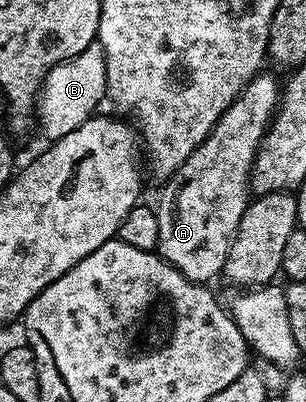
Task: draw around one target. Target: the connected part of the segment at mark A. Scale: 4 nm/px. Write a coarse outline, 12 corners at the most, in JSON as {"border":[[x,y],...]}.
{"border":[[256,75],[168,177],[160,259],[219,277],[281,81]]}

